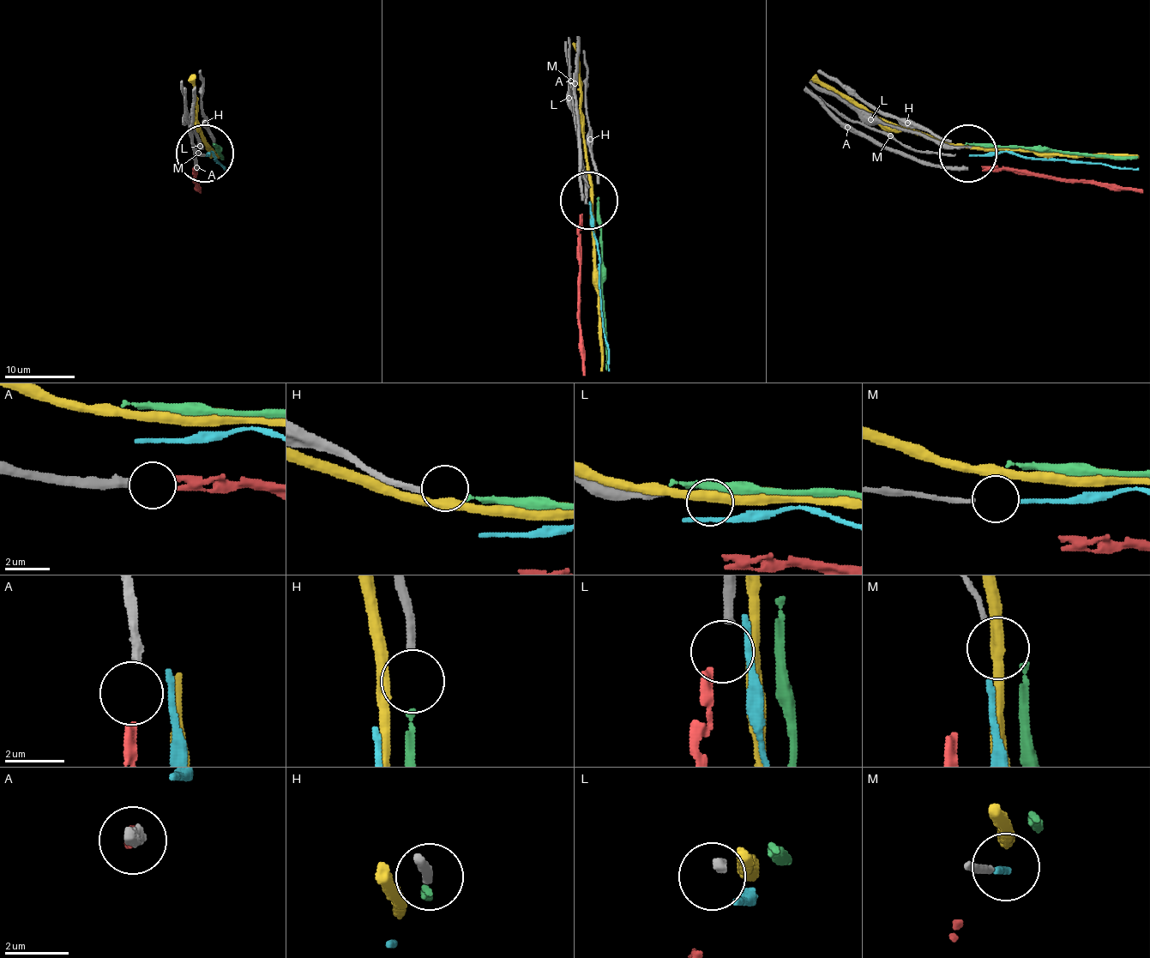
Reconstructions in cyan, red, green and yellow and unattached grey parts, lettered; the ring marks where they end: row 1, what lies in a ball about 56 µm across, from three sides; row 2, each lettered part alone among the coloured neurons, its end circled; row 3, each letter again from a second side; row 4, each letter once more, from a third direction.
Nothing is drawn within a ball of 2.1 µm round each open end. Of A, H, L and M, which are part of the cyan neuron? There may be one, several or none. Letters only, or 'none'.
M

